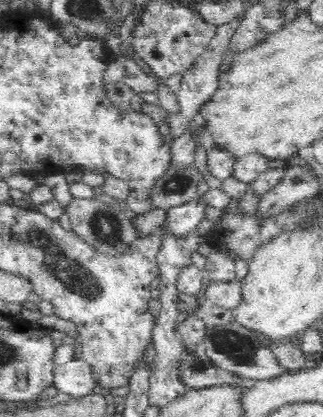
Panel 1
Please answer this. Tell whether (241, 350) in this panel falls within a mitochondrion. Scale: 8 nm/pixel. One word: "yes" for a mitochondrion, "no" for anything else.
yes

